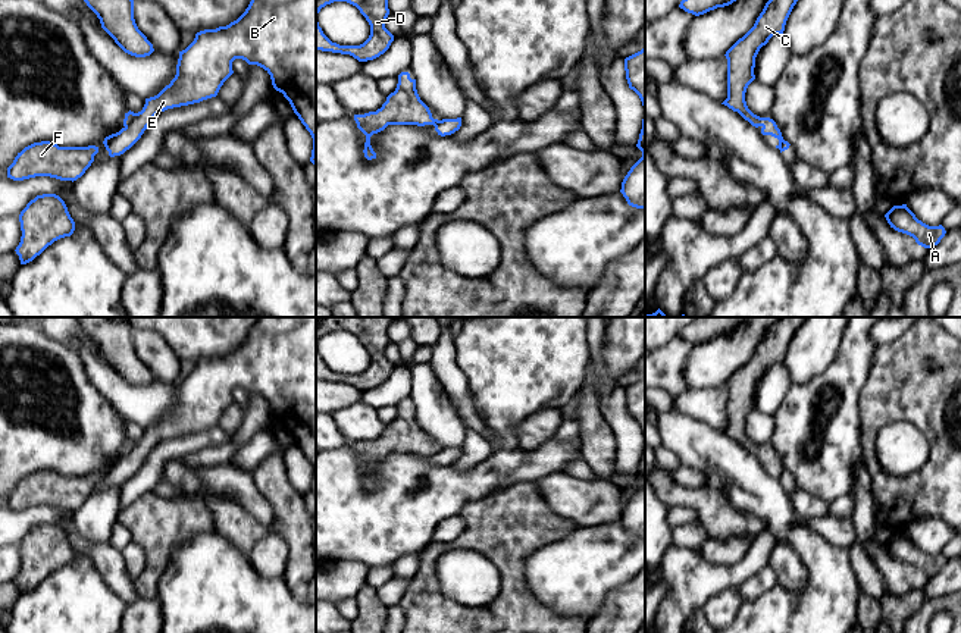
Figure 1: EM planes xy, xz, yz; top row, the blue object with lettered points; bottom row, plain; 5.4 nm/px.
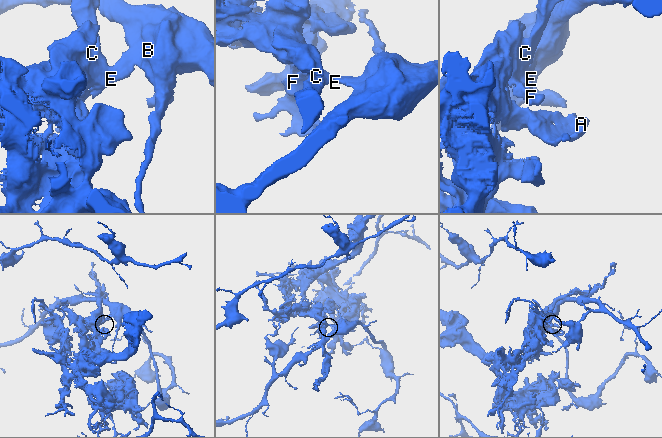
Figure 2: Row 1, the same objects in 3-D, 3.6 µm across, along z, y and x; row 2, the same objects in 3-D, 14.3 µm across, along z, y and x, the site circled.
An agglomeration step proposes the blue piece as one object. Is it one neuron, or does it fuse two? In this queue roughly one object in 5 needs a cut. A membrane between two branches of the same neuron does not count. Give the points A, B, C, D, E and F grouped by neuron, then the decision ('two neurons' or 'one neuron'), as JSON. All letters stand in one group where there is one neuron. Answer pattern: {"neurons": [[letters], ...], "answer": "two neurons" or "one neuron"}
{"neurons": [["A", "C", "D", "F"], ["B", "E"]], "answer": "two neurons"}

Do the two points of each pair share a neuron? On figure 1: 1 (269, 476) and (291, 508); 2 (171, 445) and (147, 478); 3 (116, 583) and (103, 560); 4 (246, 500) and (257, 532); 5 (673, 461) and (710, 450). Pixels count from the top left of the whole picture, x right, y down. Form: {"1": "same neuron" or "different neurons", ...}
{"1": "same neuron", "2": "same neuron", "3": "same neuron", "4": "different neurons", "5": "different neurons"}

